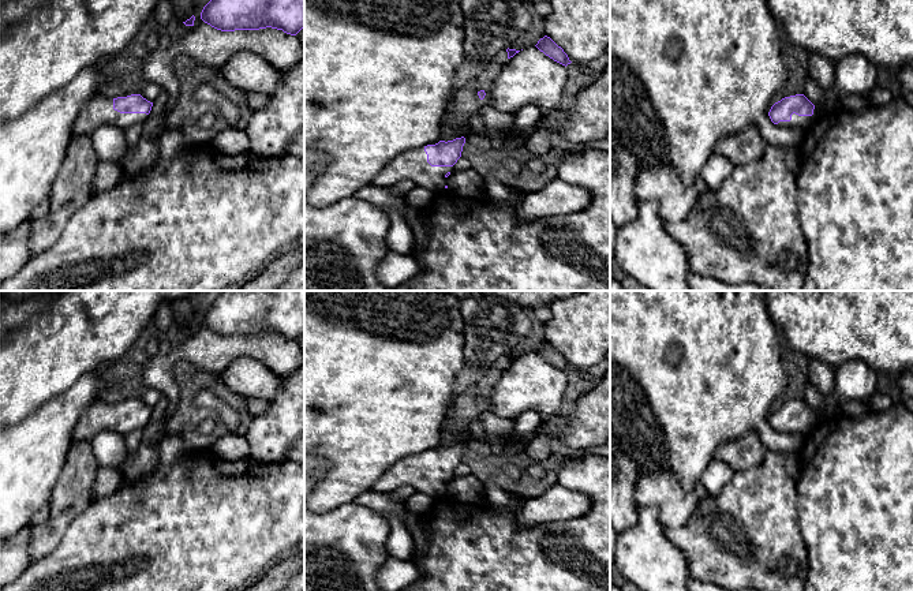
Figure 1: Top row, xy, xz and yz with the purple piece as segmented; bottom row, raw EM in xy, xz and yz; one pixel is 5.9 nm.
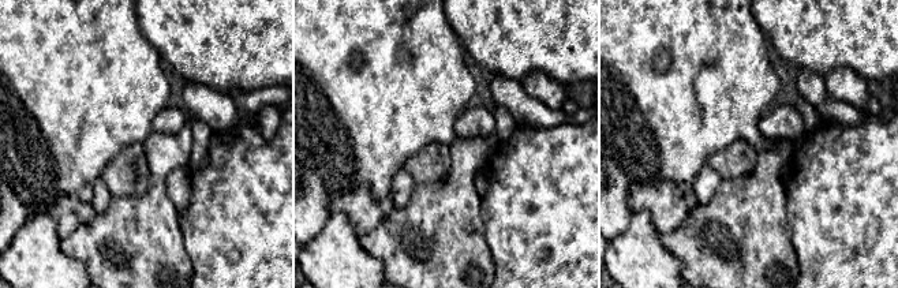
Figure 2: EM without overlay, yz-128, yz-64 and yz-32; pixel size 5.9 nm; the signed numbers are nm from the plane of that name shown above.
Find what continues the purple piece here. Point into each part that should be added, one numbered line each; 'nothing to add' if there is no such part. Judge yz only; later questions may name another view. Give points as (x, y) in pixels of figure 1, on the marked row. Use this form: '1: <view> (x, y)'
1: yz (801, 123)

